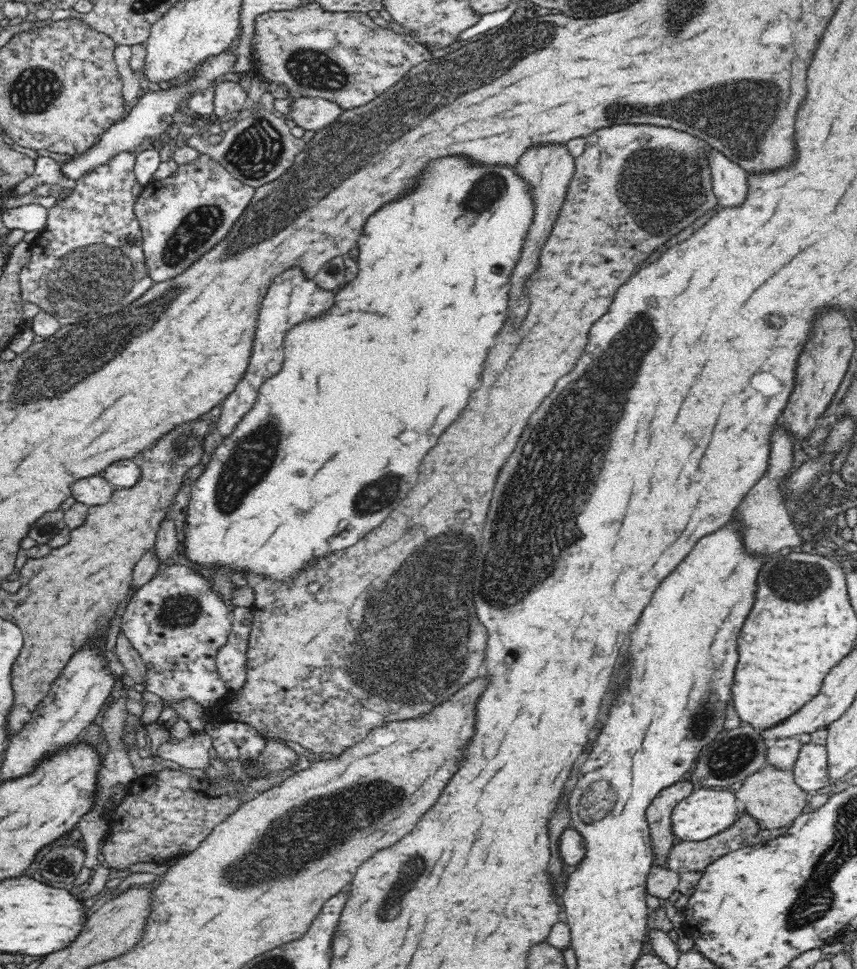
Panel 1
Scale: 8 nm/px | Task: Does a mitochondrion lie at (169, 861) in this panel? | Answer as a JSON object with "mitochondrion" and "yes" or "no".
{"mitochondrion":"no"}

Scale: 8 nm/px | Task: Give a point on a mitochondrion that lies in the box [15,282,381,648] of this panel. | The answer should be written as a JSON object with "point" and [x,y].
{"point":[253,458]}

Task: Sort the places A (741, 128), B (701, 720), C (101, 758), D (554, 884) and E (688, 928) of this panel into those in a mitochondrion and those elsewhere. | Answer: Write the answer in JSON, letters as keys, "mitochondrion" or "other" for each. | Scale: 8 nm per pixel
{"A":"mitochondrion","B":"mitochondrion","C":"other","D":"other","E":"other"}

